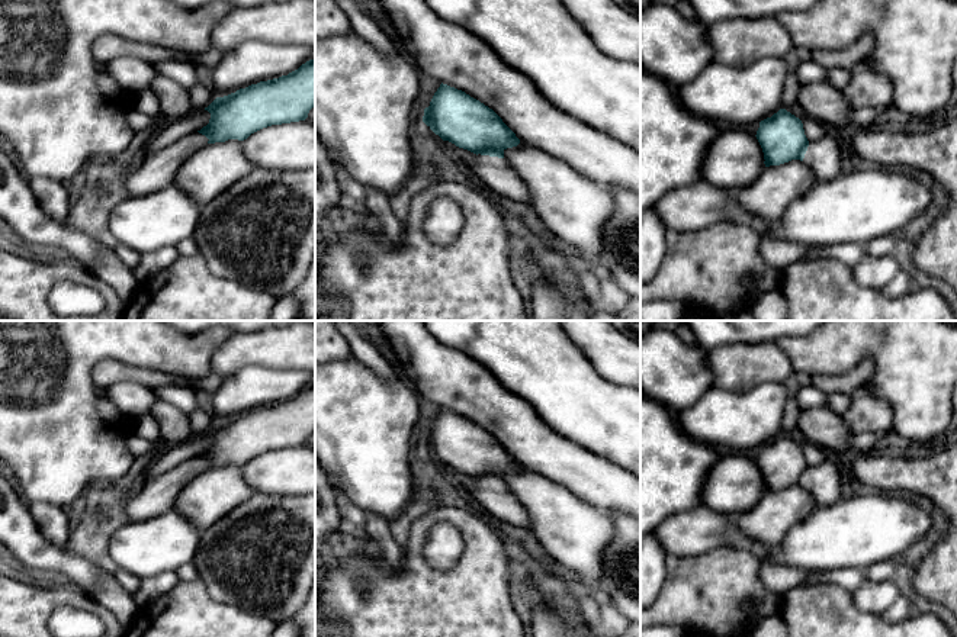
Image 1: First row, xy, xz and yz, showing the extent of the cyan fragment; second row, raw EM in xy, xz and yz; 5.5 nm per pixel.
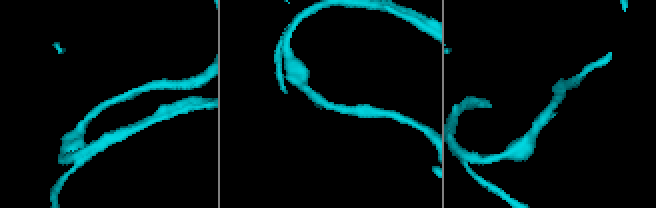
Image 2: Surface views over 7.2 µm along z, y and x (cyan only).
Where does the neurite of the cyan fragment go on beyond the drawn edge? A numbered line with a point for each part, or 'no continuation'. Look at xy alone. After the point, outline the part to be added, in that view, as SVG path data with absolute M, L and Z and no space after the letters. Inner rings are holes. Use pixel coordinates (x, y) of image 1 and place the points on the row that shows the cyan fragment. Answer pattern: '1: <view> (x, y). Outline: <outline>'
no continuation

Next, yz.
1: yz (822, 157). Outline: M823 135L809 142L803 163L815 173L819 183L826 183L841 174L841 145L836 138Z

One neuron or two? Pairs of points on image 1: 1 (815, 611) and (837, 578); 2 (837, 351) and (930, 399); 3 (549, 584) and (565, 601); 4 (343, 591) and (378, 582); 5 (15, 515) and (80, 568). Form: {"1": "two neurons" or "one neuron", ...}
{"1": "two neurons", "2": "one neuron", "3": "one neuron", "4": "one neuron", "5": "one neuron"}

